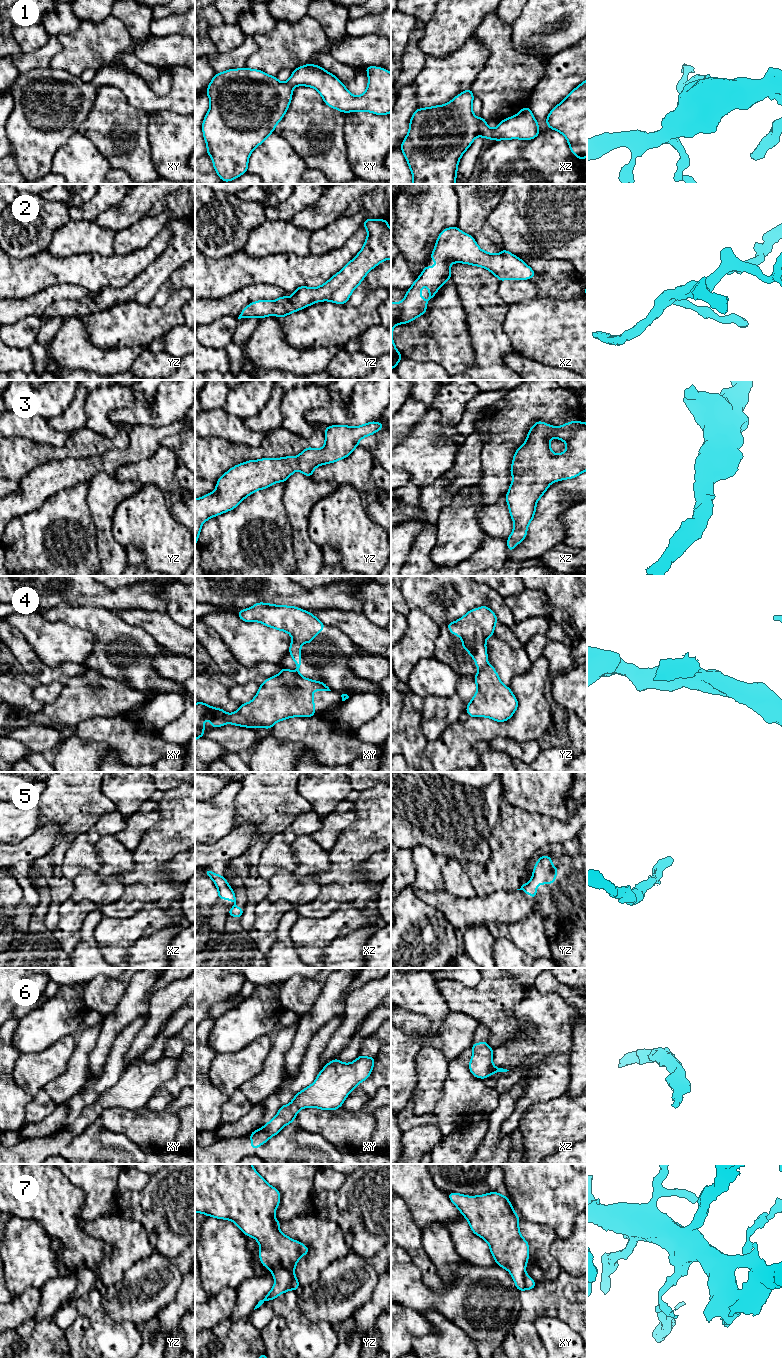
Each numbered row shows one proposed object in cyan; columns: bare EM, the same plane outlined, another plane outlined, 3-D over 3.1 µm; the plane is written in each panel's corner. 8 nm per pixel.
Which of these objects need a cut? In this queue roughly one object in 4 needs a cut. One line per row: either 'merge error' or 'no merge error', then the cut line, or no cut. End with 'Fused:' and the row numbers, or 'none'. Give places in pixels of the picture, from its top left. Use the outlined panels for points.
1: no merge error; cut none
2: no merge error; cut none
3: no merge error; cut none
4: merge error; cut yz (484, 666), (478, 673)
5: merge error; cut xz (235, 900), (234, 904)
6: no merge error; cut none
7: no merge error; cut none
Fused: 4, 5

